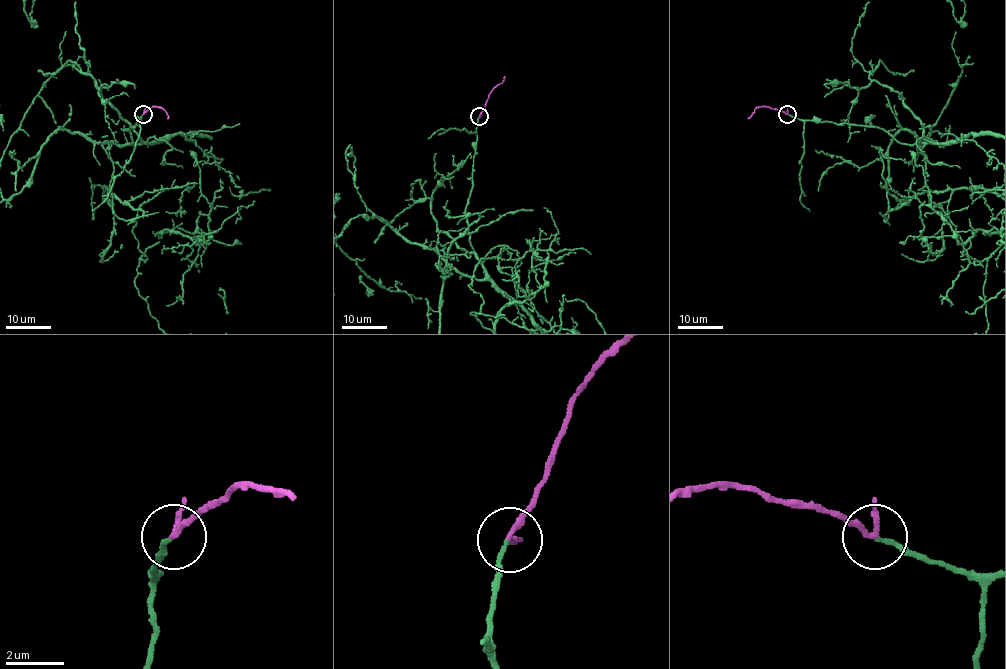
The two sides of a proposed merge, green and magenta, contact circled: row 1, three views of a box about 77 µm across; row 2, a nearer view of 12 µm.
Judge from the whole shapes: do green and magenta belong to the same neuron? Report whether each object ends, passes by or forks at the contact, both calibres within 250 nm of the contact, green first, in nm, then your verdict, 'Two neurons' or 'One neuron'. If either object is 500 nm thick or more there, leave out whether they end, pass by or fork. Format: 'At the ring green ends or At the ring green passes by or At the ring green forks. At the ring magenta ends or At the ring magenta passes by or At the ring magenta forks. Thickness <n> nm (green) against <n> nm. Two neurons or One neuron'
At the ring green ends. At the ring magenta passes by. Thickness 130 nm (green) against 170 nm. One neuron

